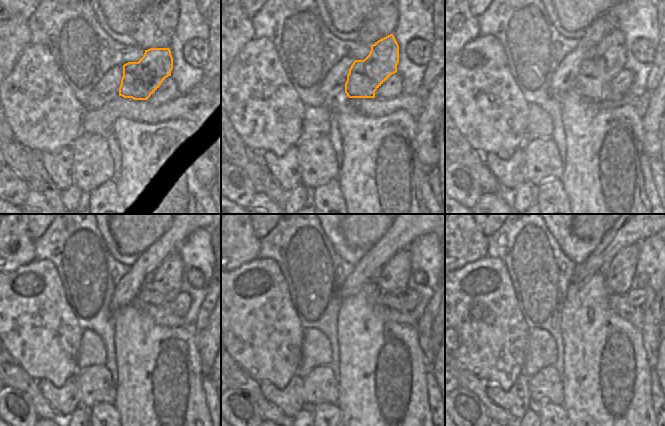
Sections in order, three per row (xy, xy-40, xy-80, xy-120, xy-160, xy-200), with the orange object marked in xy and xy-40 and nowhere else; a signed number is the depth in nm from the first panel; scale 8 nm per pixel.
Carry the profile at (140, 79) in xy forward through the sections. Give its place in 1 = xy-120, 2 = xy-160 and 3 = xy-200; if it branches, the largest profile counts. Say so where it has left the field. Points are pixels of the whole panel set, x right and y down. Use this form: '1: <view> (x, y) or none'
1: xy-120 (153, 299)
2: xy-160 (392, 278)
3: xy-200 (619, 273)

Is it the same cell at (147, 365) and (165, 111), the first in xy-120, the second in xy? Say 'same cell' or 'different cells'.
different cells

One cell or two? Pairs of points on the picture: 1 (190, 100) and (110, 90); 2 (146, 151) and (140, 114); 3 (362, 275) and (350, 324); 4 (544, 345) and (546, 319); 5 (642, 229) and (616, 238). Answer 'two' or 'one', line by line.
1: two
2: two
3: two
4: two
5: one

